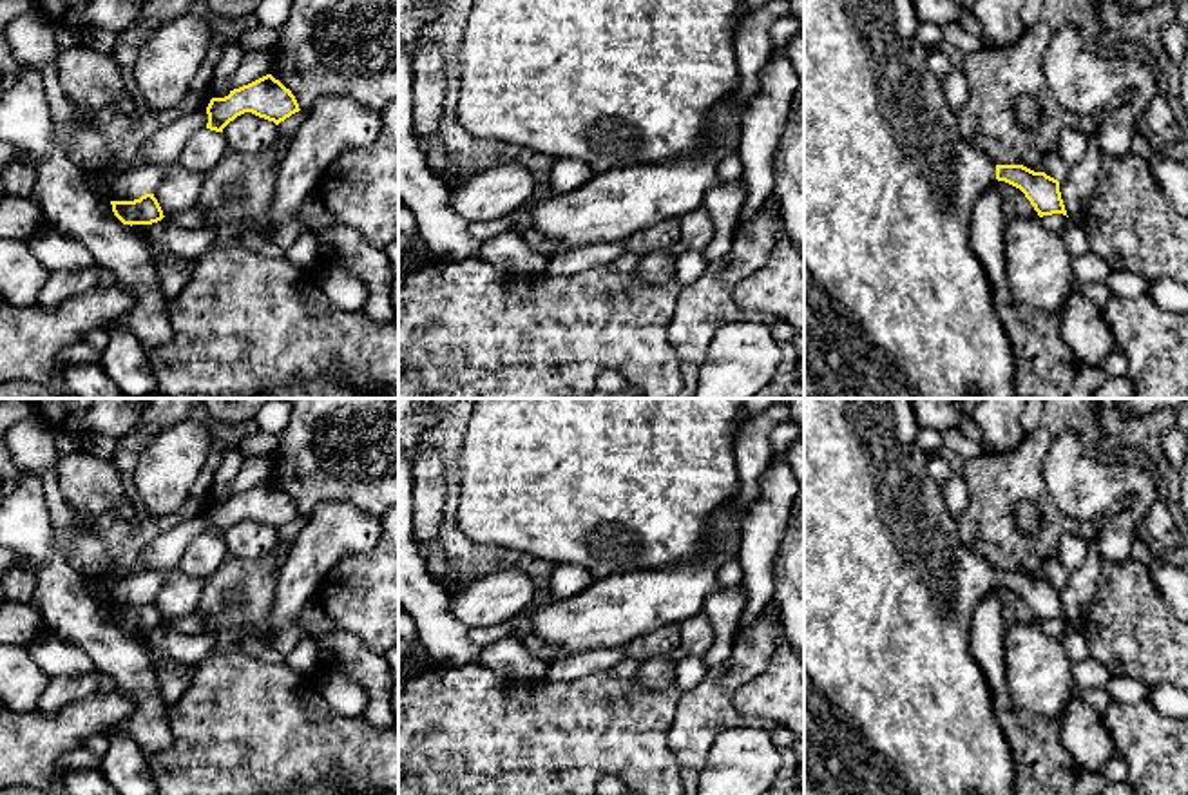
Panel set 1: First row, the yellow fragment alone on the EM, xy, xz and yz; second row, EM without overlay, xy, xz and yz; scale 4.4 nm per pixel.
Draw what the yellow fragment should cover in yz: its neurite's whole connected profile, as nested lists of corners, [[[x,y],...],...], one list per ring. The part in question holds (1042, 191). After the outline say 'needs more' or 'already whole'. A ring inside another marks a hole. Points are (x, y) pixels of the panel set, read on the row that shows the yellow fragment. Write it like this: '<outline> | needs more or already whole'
[[[804,0],[804,398],[1020,398],[1012,342],[1000,321],[985,268],[972,250],[971,216],[982,192],[996,179],[1020,188],[1040,217],[1067,216],[1059,181],[1023,165],[994,165],[962,139],[942,81],[927,67],[918,24],[913,0]]] | needs more

